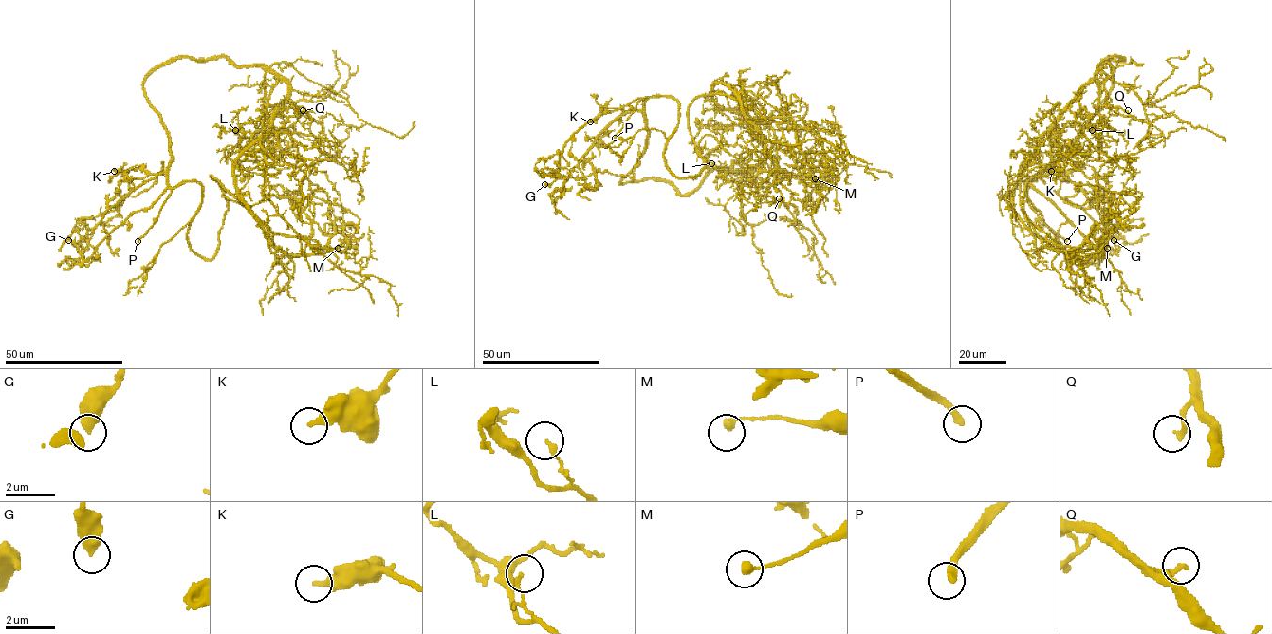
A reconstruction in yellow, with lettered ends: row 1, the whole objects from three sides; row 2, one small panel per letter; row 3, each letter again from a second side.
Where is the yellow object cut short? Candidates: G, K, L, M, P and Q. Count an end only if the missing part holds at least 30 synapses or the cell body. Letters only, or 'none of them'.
P, Q

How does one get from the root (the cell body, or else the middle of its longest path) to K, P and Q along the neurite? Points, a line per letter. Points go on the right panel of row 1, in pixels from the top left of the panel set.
K: (1108, 57), (1113, 83), (1106, 103), (1069, 151), (1045, 167), (1036, 181), (1041, 173), (1051, 171)
P: (1108, 57), (1113, 83), (1106, 103), (1069, 151), (1040, 171), (1025, 192), (1026, 199), (1038, 216), (1067, 241)
Q: (1108, 57), (1124, 60), (1111, 56), (1098, 66), (1098, 102), (1128, 110)

